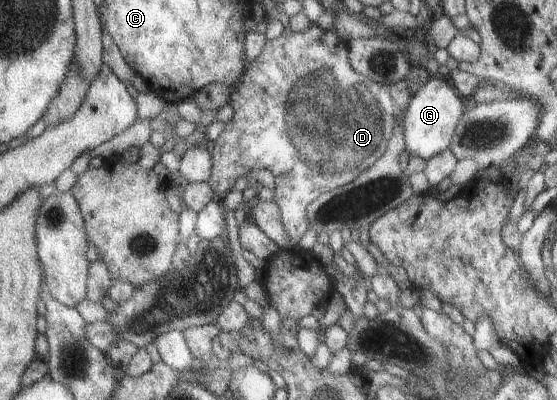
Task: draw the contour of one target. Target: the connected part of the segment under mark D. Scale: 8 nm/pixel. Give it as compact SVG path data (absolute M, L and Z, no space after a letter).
M311 22L309 27L307 27L305 31L301 31L301 33L293 33L288 27L284 28L279 37L266 41L263 48L258 52L257 57L249 63L248 69L245 69L244 76L240 77L240 80L233 88L234 90L229 102L231 107L233 107L233 118L225 123L224 131L214 141L215 147L212 155L215 166L212 177L208 180L208 183L214 190L217 198L222 198L229 191L234 190L233 183L241 179L241 177L245 177L252 168L268 169L273 175L273 178L275 178L274 197L272 201L277 205L283 230L293 244L297 244L303 236L303 233L309 228L309 223L306 219L307 205L311 201L314 201L319 194L350 183L357 175L360 175L379 159L384 153L386 144L392 135L392 128L397 122L400 123L400 118L403 116L404 110L412 96L408 91L408 85L414 80L420 80L422 84L427 81L427 77L424 76L424 71L419 66L415 66L411 69L406 79L395 84L379 84L370 81L367 77L353 72L353 69L351 69L347 61L346 52L347 47L345 40L338 38L333 31L320 29L315 22Z

